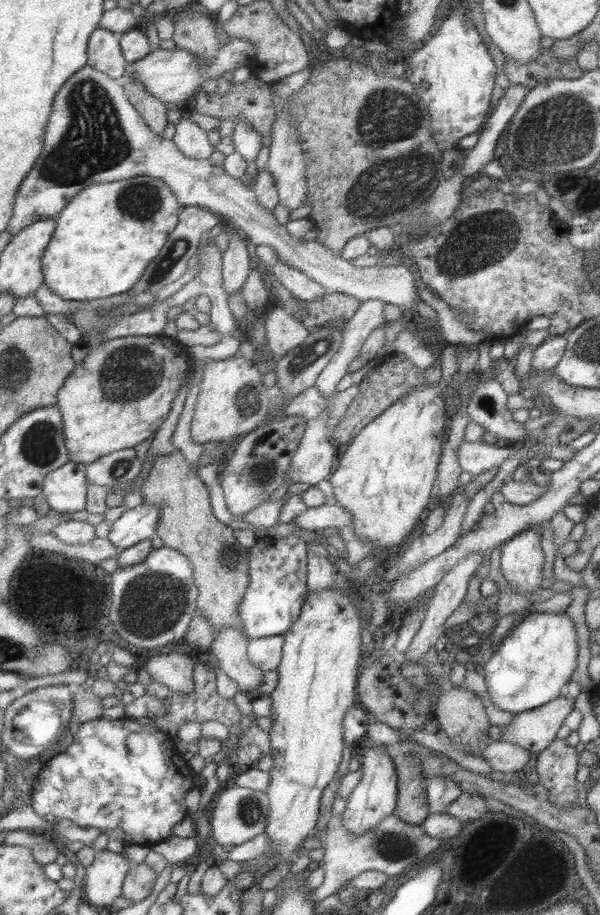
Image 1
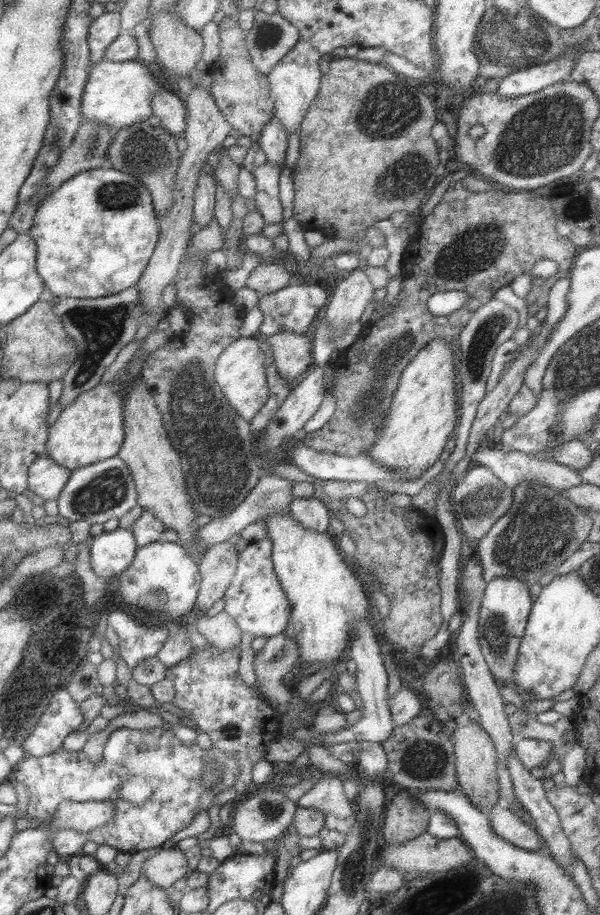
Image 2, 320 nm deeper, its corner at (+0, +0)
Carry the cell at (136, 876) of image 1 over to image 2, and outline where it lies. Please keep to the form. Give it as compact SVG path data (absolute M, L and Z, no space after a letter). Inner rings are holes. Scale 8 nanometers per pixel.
M172 846L168 849L161 848L158 853L147 858L141 873L145 873L156 885L172 890L176 882L187 877L191 870L185 852Z

